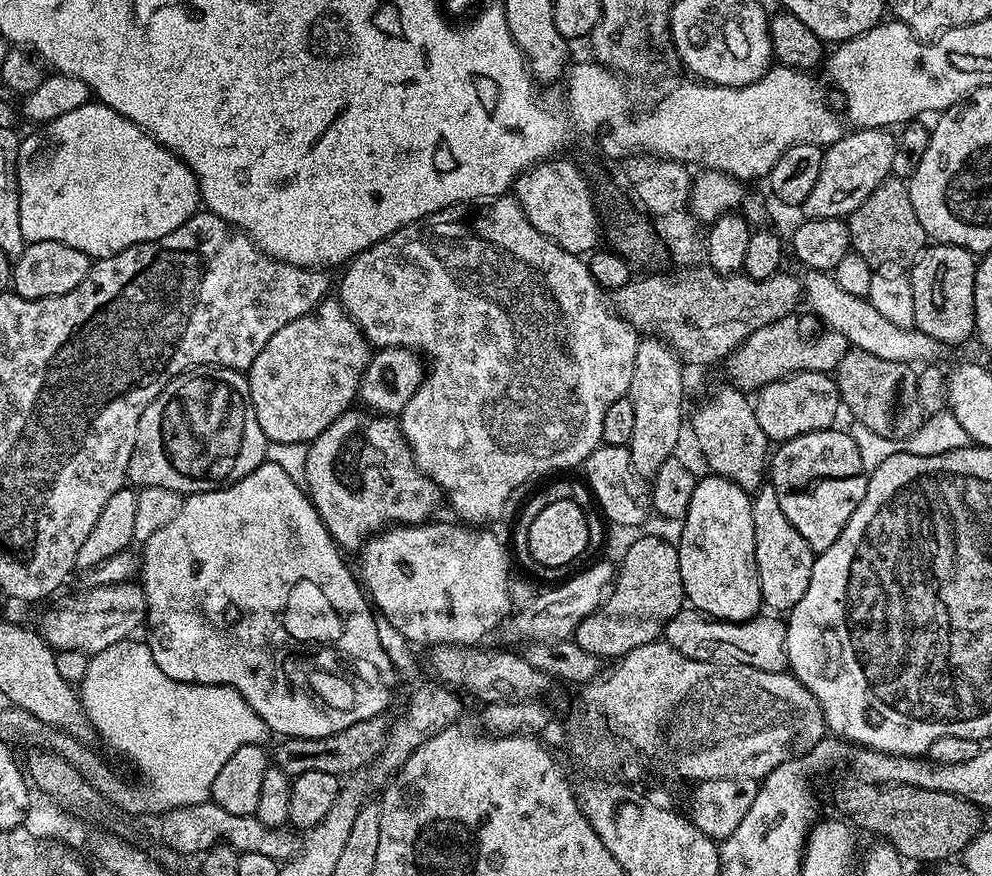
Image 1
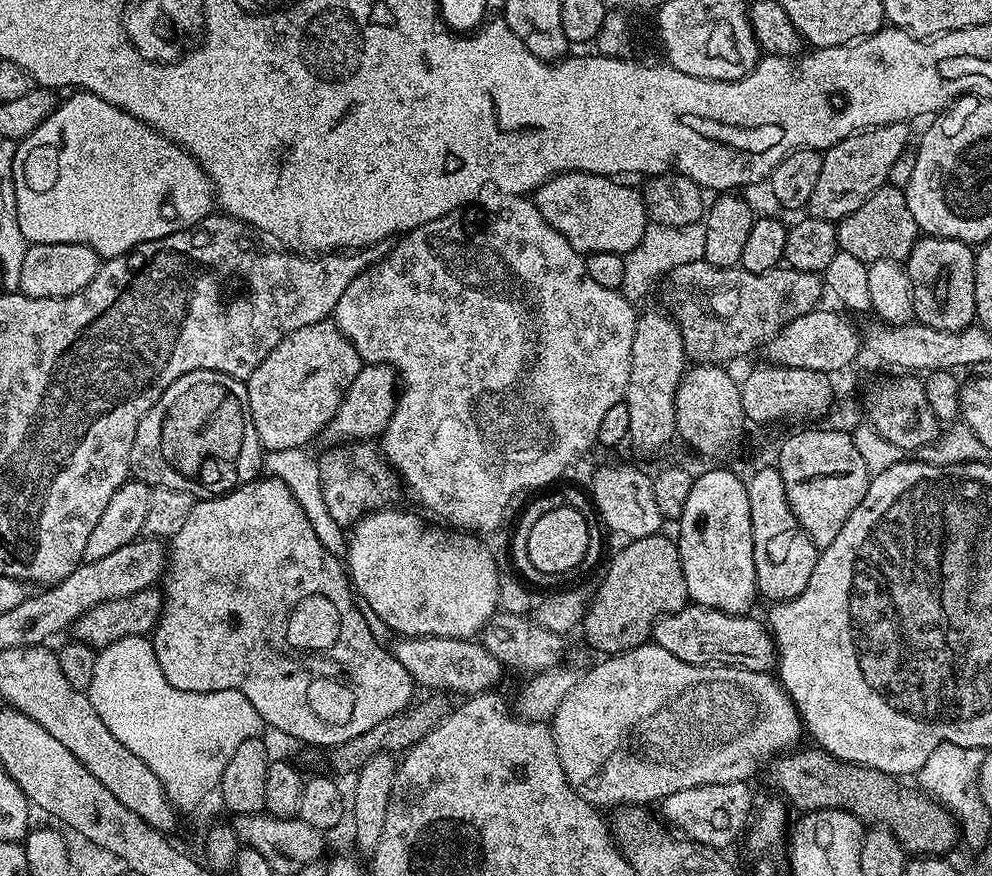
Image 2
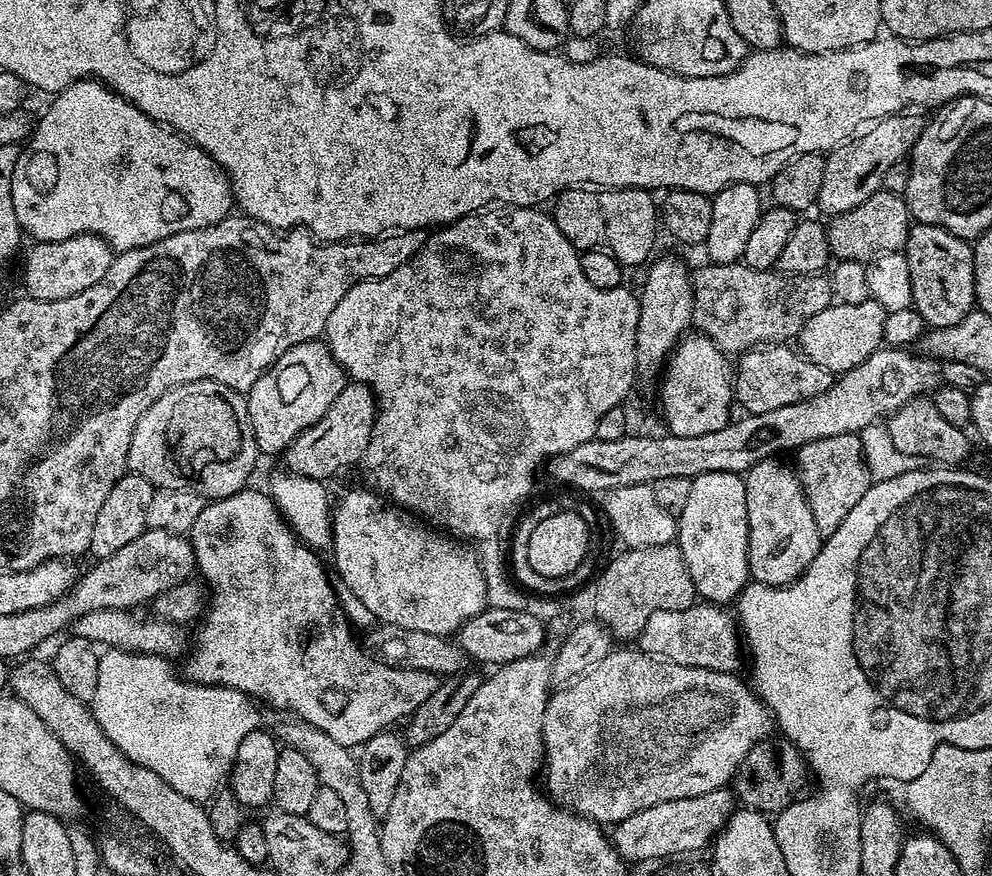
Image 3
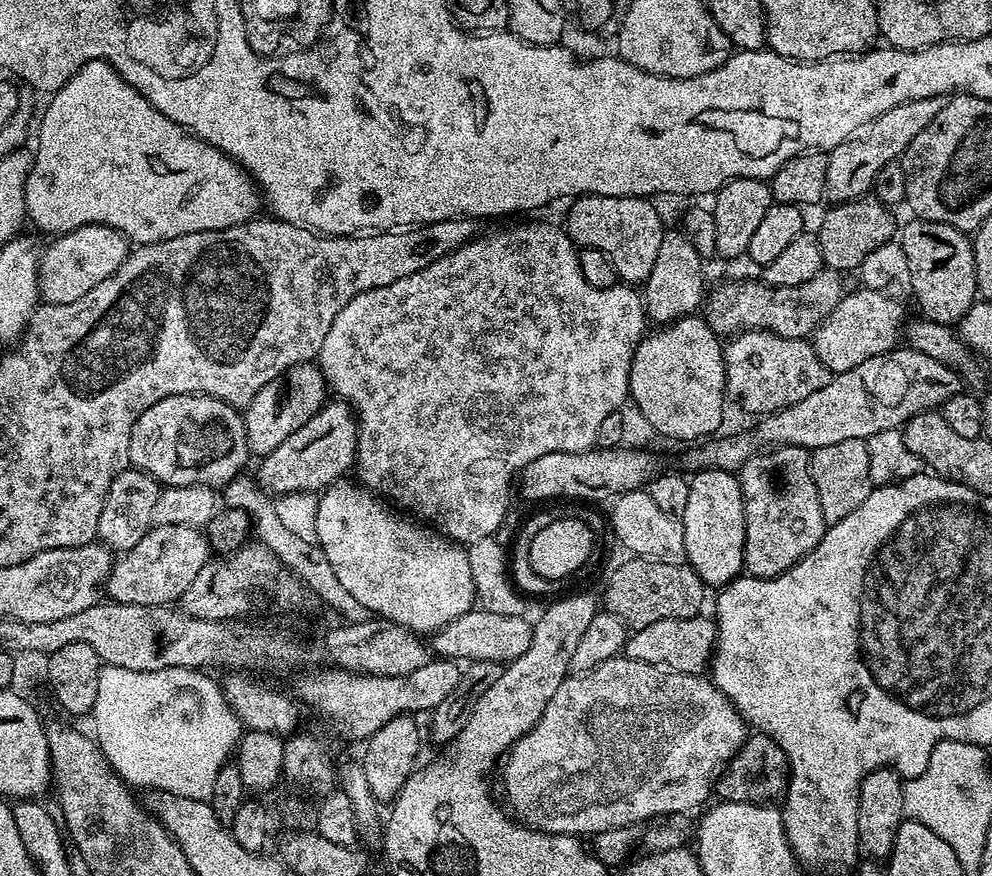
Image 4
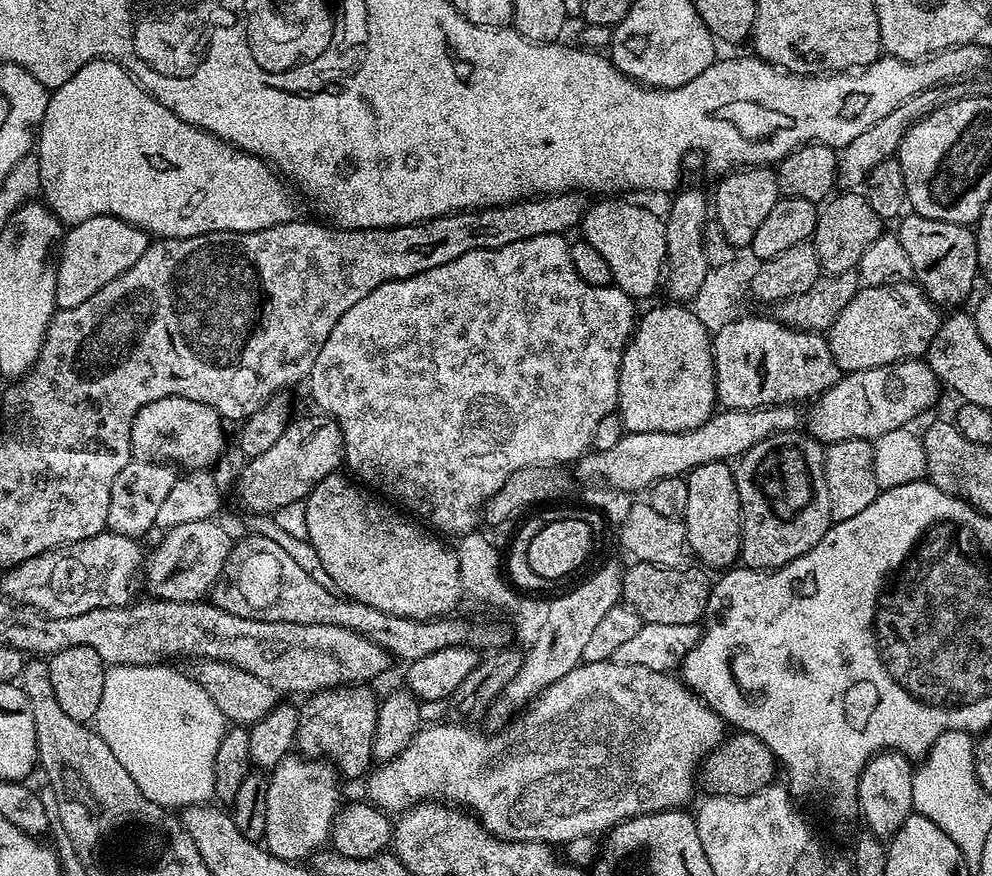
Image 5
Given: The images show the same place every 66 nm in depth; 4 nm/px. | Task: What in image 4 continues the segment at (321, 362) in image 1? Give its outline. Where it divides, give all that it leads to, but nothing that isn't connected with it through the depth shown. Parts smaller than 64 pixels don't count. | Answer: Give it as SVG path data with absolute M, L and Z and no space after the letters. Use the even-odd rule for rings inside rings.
M312 362L296 364L277 380L262 386L262 390L254 394L254 398L242 412L249 453L253 457L263 458L278 446L282 446L282 442L286 442L286 438L290 438L290 434L294 434L298 426L306 426L306 422L314 418L318 409L324 407L324 395L329 395L329 392L324 373Z

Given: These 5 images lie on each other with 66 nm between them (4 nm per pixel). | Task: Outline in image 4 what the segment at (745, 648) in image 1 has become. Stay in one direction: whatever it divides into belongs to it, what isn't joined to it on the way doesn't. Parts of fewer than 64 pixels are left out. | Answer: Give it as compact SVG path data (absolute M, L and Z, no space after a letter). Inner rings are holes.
M701 614L690 618L662 618L658 622L650 622L645 628L635 629L629 635L623 655L647 664L659 664L665 670L703 673L709 667L716 642L715 619L708 617L707 620L706 616Z

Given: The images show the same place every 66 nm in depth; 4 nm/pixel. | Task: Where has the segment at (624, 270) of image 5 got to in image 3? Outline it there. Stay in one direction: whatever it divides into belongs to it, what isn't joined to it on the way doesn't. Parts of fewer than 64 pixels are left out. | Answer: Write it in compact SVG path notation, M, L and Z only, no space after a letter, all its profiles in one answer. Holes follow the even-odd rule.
M565 188L555 197L554 219L558 230L562 230L562 234L566 234L568 241L578 250L603 248L619 264L643 265L653 255L656 228L658 232L658 204L652 201L652 196L653 193L646 188Z

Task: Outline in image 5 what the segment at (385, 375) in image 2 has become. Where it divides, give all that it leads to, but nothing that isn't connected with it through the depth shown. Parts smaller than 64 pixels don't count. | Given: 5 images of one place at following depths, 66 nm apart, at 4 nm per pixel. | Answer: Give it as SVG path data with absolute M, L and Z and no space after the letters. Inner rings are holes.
M315 414L316 416L304 416L301 420L293 419L288 425L288 429L270 446L270 450L265 450L263 454L251 457L245 463L240 472L238 490L240 488L240 500L249 508L252 514L275 514L282 506L290 506L307 501L312 488L322 478L333 475L336 468L345 463L344 459L344 439L340 424L330 416Z

